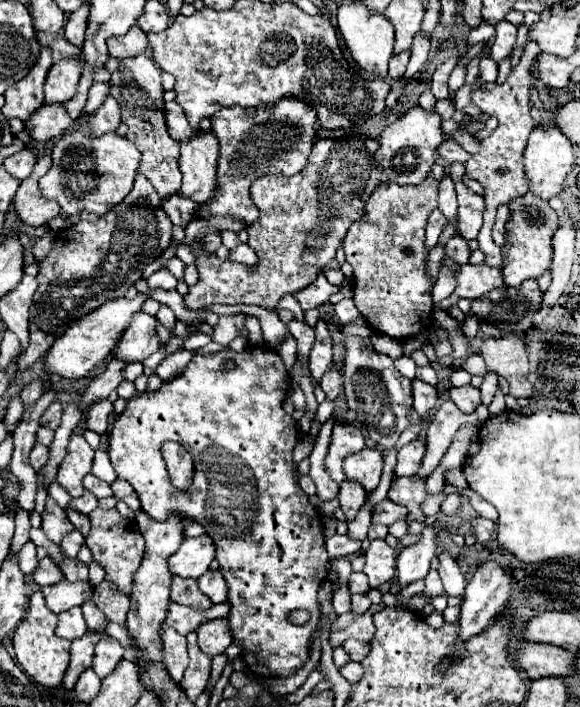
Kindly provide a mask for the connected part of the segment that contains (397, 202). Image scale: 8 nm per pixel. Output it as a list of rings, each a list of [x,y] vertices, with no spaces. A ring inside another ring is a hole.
[[[427,176],[421,184],[399,186],[395,182],[383,182],[365,202],[365,216],[351,224],[343,250],[347,262],[353,266],[353,300],[363,318],[377,330],[391,338],[403,340],[425,332],[431,326],[433,284],[425,276],[425,226],[429,214],[437,208],[437,186],[439,182],[433,176]]]

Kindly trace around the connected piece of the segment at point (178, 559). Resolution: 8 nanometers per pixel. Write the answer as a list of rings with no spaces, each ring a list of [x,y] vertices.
[[[203,534],[199,538],[185,538],[175,556],[169,558],[169,570],[185,578],[199,578],[209,570],[215,558],[215,542]]]

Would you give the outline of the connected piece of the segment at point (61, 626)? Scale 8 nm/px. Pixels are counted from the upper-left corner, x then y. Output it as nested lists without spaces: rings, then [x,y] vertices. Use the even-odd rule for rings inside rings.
[[[79,606],[59,614],[59,624],[57,624],[57,630],[55,630],[55,634],[59,638],[75,640],[75,638],[81,638],[85,634],[85,630],[87,630],[87,622],[85,622]]]

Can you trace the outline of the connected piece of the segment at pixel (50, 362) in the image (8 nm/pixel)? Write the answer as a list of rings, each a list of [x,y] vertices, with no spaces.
[[[137,294],[133,300],[127,298],[117,298],[109,300],[109,304],[103,304],[97,308],[97,312],[89,312],[89,316],[83,316],[81,320],[75,320],[49,348],[45,356],[45,366],[43,366],[43,376],[47,374],[59,374],[67,376],[69,380],[79,380],[85,378],[93,368],[97,368],[113,350],[113,344],[117,342],[117,336],[127,328],[133,312],[141,310],[141,304],[147,298],[143,294]]]

